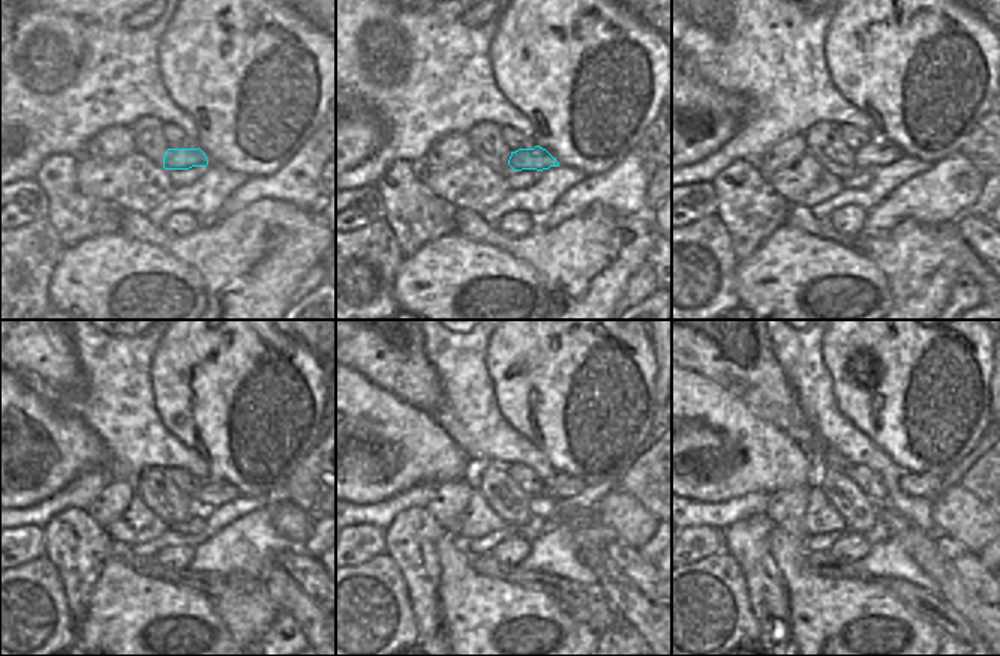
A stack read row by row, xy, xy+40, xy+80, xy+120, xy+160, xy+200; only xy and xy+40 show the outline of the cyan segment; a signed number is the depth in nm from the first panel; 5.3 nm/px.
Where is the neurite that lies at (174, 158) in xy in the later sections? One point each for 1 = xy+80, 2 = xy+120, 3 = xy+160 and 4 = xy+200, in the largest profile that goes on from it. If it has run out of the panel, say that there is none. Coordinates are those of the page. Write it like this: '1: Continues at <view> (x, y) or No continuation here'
1: Continues at xy+80 (877, 153)
2: Continues at xy+120 (213, 493)
3: Continues at xy+160 (562, 487)
4: Continues at xy+200 (930, 484)

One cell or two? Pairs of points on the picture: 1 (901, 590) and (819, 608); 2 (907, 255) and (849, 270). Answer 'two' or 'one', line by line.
1: two
2: two

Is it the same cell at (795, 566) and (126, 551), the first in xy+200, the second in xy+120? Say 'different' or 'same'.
different

